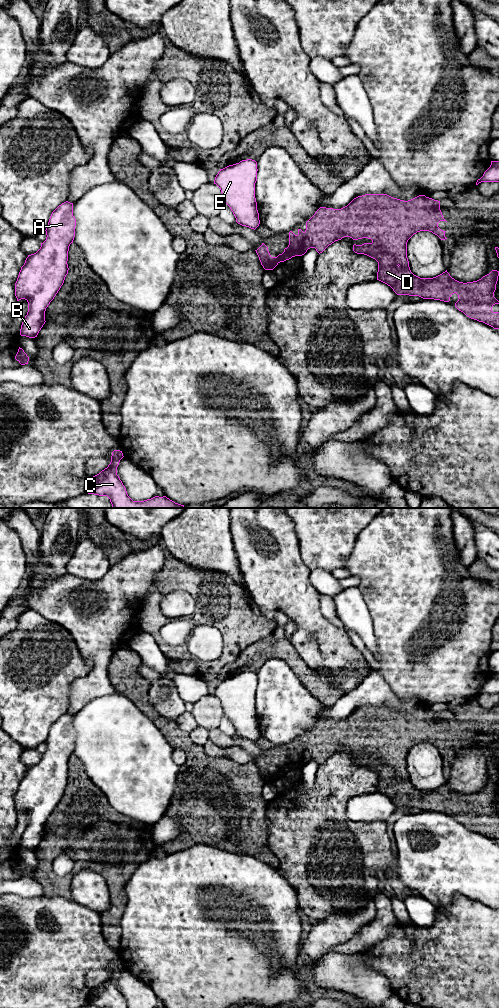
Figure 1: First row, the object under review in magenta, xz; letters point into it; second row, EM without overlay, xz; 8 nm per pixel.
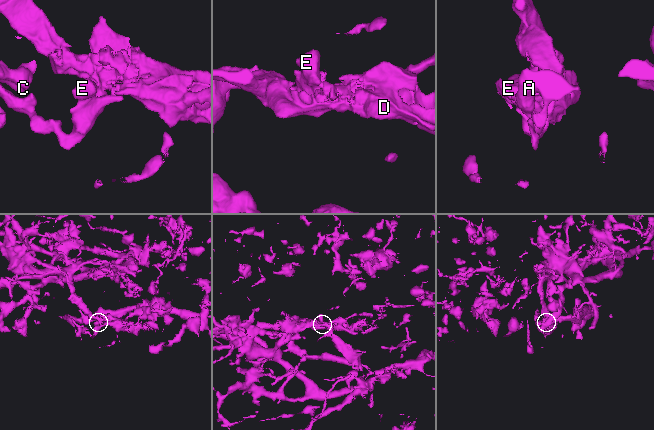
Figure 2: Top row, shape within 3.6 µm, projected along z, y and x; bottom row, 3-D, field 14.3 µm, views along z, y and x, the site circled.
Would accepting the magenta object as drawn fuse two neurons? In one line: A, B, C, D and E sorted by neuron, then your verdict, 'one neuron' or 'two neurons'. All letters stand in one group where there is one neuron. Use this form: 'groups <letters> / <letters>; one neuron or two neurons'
groups A B C E / D; two neurons

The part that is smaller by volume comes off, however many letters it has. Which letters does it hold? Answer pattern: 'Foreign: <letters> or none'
Foreign: D

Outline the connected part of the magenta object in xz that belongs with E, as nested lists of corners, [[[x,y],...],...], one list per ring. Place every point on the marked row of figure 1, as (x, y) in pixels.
[[[242,160],[220,169],[214,180],[214,184],[221,190],[223,202],[230,207],[236,222],[254,230],[260,224],[255,198],[257,171],[255,160]]]

